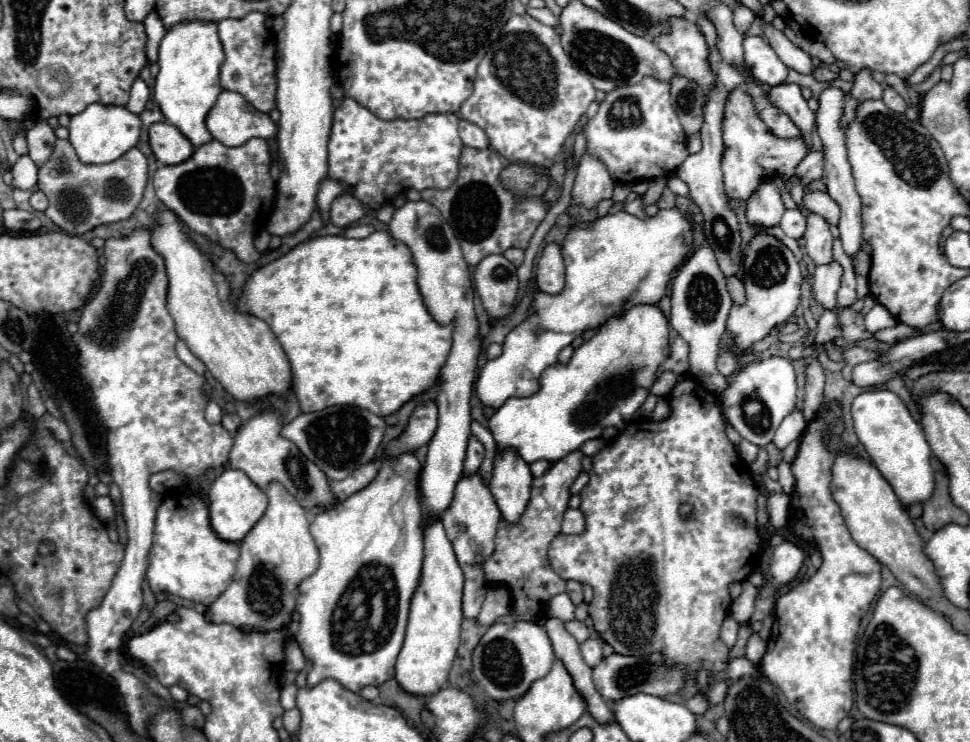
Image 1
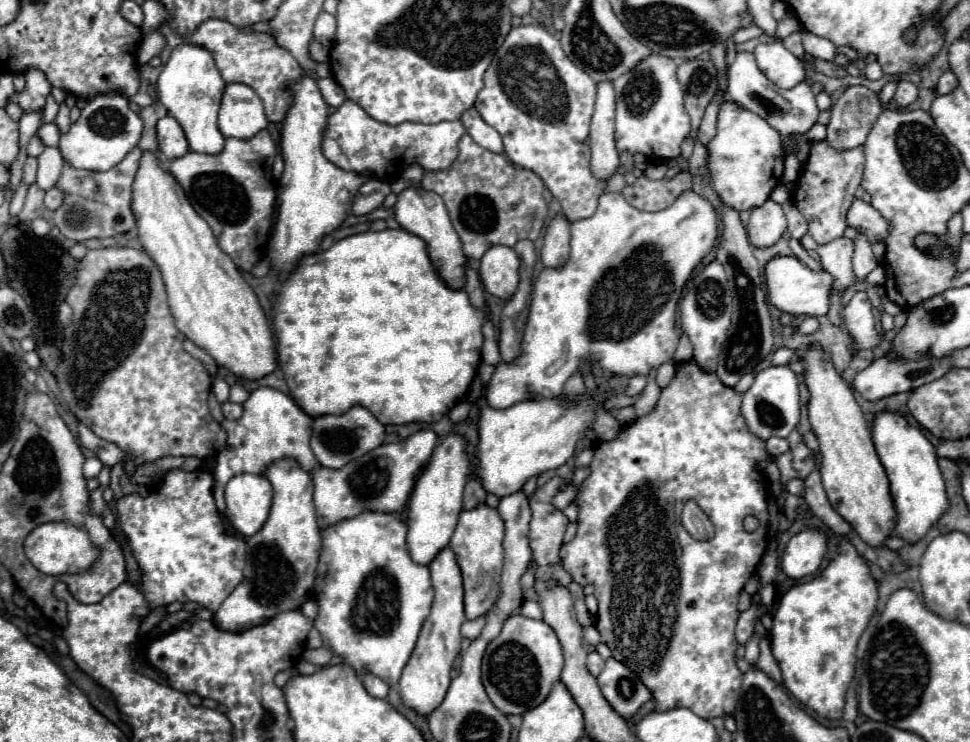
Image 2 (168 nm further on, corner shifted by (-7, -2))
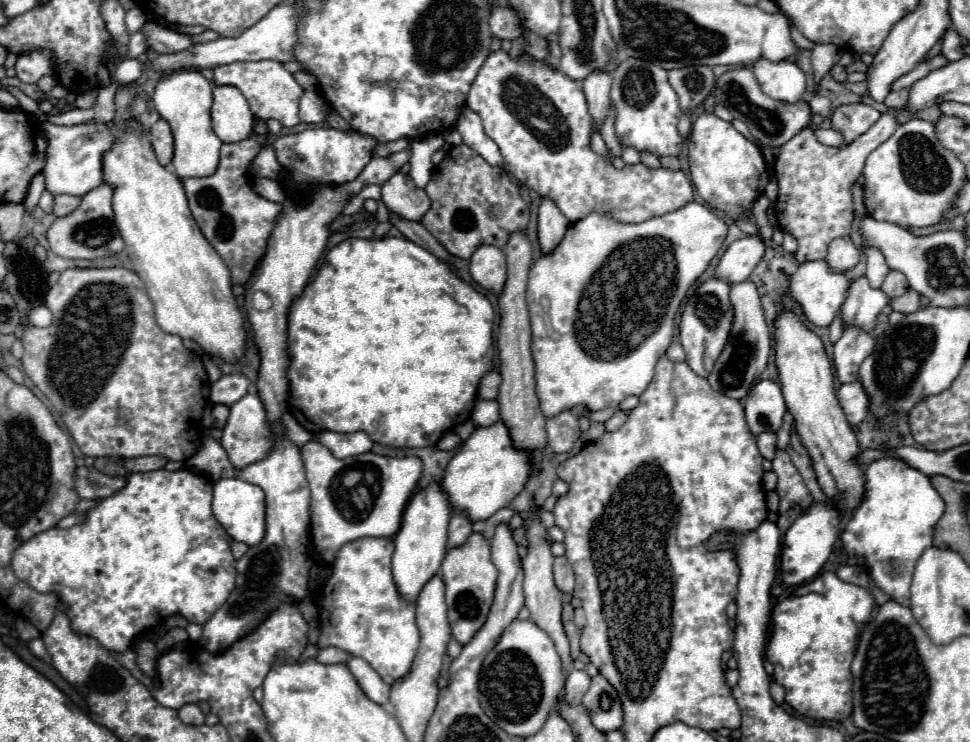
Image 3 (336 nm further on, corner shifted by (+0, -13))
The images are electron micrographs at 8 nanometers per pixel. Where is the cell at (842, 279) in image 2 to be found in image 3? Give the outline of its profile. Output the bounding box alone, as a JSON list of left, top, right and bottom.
[826,236,862,272]

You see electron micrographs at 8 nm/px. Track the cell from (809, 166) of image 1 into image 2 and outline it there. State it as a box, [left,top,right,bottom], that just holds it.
[827,87,883,151]

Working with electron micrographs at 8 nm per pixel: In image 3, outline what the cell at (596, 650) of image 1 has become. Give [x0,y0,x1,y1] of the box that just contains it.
[562,670,590,706]

